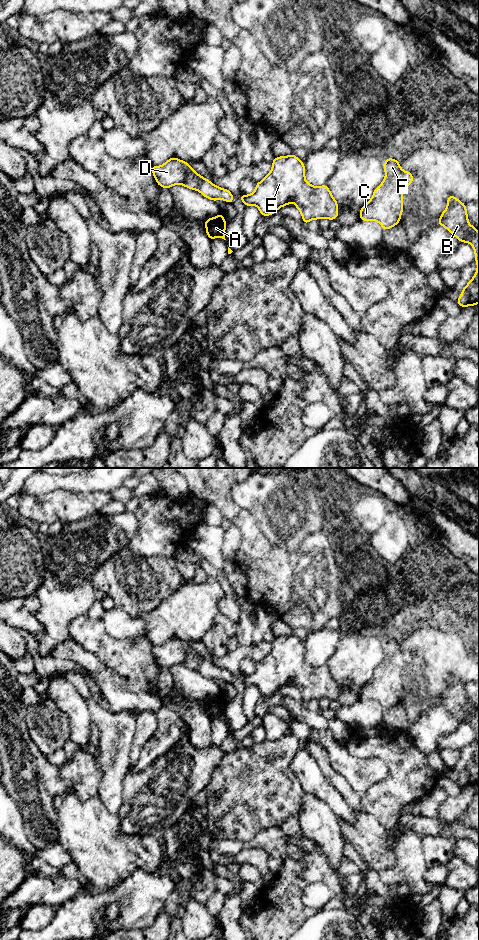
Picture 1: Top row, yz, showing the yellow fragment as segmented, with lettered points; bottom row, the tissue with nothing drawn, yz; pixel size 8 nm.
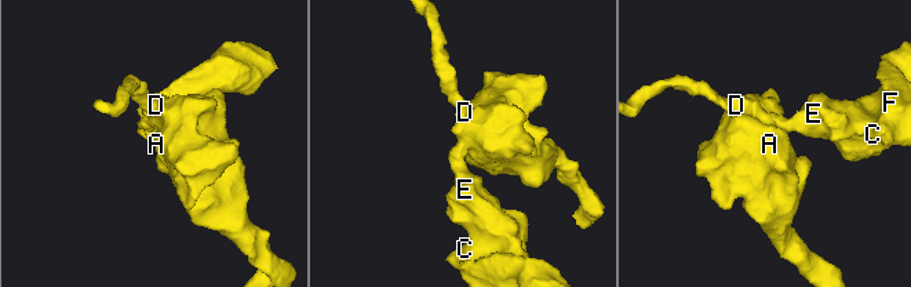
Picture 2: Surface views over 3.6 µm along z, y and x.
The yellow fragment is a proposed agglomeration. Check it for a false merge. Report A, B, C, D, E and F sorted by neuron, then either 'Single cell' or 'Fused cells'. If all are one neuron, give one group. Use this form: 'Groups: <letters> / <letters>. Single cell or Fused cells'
Groups: A / B C D E F. Fused cells

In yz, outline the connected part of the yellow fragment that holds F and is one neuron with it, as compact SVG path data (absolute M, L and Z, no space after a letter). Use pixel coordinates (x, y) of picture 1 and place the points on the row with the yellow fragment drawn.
M387 158L384 163L385 179L374 190L373 196L360 210L360 220L377 221L387 230L400 223L403 212L404 189L413 183L413 175L403 171L400 163Z

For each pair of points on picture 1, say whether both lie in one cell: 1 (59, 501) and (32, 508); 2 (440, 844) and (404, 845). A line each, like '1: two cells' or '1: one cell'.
1: one cell
2: two cells

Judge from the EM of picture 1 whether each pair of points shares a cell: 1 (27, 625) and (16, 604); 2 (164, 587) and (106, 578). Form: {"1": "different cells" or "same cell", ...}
{"1": "same cell", "2": "same cell"}

